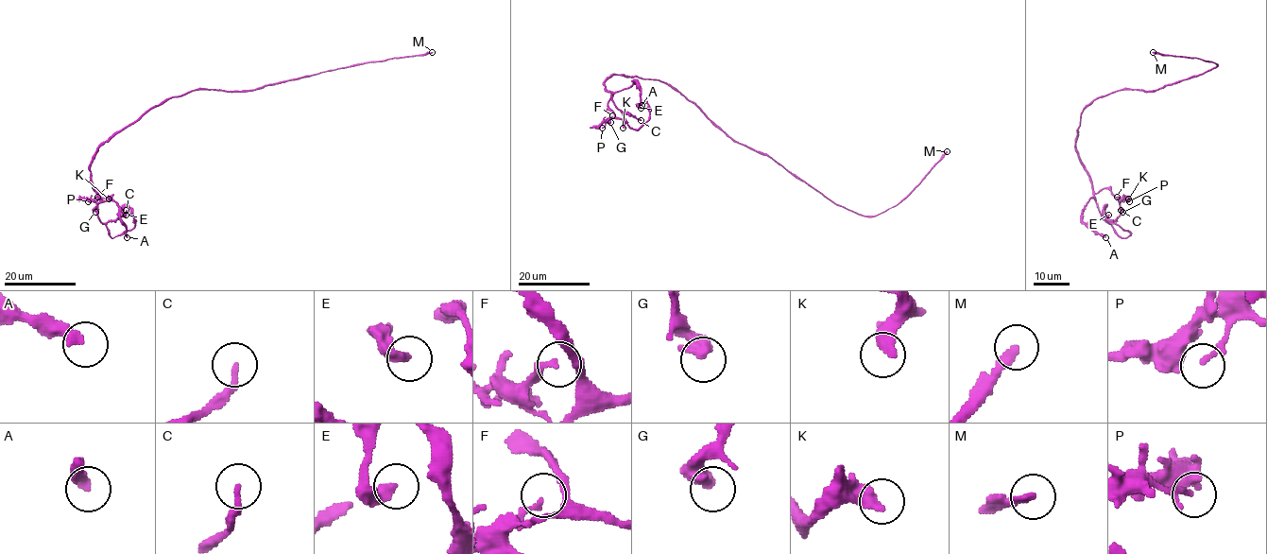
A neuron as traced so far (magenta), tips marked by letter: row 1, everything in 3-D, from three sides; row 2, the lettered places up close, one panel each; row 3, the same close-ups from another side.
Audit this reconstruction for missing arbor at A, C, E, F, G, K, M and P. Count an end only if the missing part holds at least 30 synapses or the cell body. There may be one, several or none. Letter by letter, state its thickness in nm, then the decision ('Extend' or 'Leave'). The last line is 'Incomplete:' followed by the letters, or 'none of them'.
A: Thickness 360 nm. Leave
C: Thickness 220 nm. Leave
E: Thickness 360 nm. Leave
F: Thickness 190 nm. Leave
G: Thickness 550 nm. Leave
K: Thickness 300 nm. Leave
M: Thickness 240 nm. Extend
P: Thickness 200 nm. Leave
Incomplete: M

